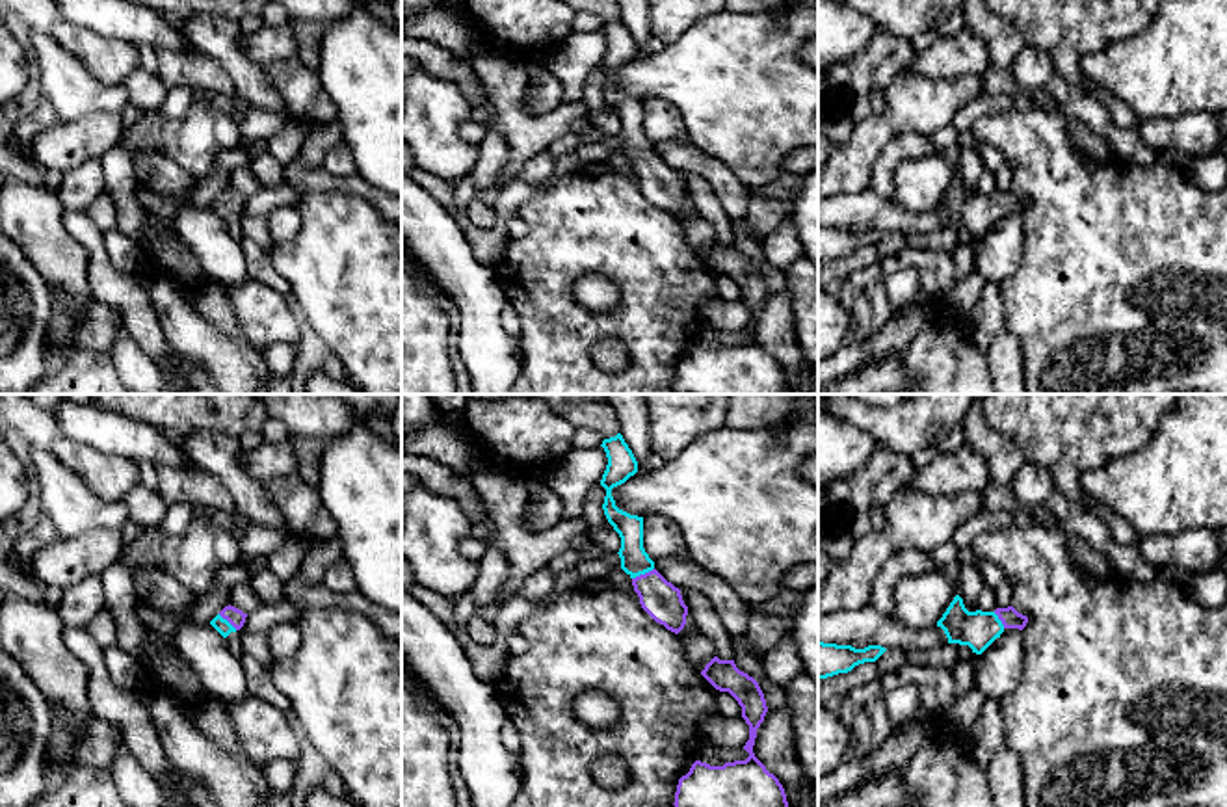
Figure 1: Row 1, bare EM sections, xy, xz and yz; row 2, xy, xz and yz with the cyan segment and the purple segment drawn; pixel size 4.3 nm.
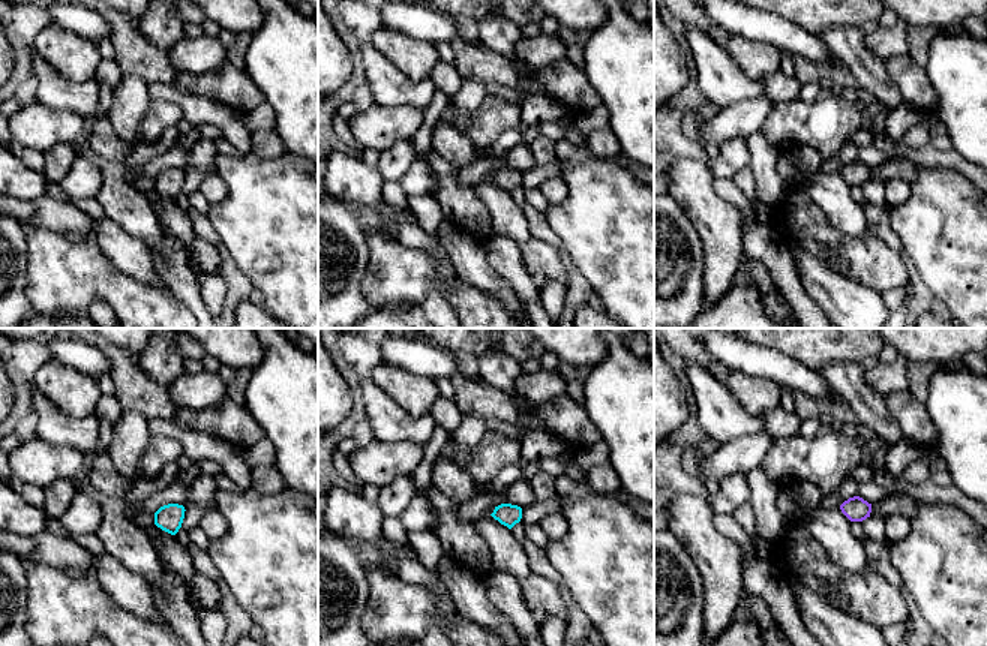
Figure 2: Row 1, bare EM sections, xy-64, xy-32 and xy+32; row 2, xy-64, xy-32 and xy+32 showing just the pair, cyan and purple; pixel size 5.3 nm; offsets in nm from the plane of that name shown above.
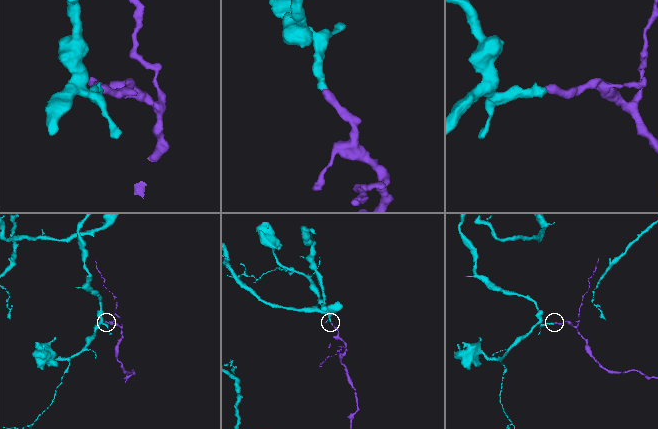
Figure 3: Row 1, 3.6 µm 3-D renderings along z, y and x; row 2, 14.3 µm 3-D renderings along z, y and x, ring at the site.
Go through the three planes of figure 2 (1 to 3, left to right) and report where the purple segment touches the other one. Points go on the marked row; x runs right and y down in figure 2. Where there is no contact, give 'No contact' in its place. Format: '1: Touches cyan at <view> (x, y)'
1: No contact
2: No contact
3: No contact

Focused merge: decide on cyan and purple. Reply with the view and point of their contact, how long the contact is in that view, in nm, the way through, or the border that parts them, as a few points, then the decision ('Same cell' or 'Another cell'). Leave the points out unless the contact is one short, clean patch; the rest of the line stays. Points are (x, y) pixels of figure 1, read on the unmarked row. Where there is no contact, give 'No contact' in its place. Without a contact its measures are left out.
Touches cyan at xz (642, 157). Shared border 110 nm. Path across: xz (634, 144), (642, 157), (660, 183). Same cell

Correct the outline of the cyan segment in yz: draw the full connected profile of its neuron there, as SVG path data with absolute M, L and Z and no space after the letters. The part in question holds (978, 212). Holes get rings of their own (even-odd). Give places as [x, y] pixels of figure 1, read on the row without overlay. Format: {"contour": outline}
{"contour": "M956 179L937 210L944 214L948 227L969 229L972 236L982 238L1006 212L1022 214L1026 206L1028 201L1013 190L969 195L963 182Z"}

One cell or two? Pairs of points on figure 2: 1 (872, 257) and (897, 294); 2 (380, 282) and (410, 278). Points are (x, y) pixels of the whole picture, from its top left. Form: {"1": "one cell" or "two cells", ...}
{"1": "two cells", "2": "one cell"}

